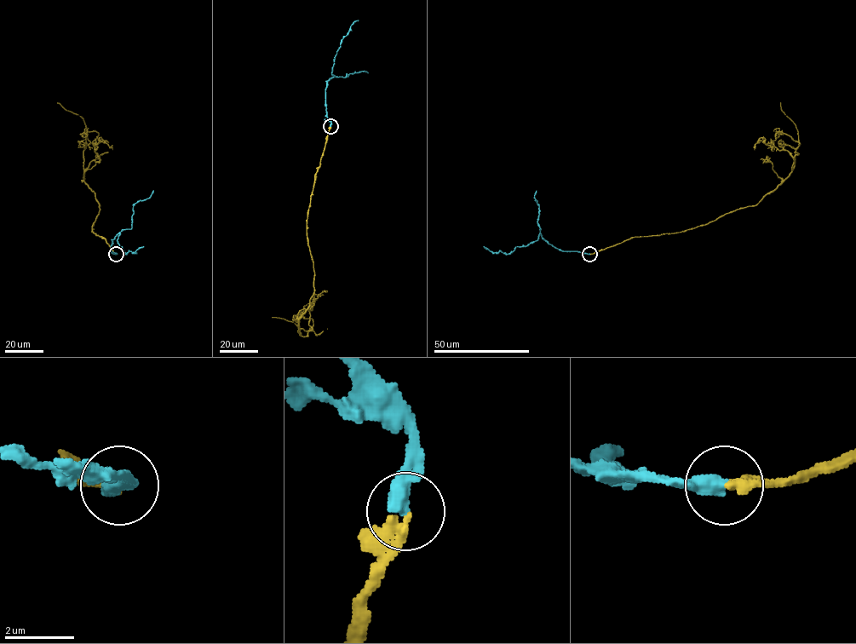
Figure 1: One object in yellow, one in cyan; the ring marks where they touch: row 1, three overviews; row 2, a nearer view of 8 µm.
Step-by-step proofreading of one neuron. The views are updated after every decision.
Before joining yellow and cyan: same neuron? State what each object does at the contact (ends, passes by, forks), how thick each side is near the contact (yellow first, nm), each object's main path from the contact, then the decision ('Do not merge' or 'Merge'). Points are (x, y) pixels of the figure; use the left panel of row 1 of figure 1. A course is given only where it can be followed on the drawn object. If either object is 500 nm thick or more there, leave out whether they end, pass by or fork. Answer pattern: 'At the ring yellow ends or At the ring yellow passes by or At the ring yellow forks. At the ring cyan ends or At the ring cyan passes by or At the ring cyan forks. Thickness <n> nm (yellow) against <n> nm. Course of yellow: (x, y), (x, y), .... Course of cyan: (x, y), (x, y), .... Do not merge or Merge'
At the ring yellow ends. At the ring cyan ends. Thickness 320 nm (yellow) against 480 nm. Course of yellow: (116, 254), (93, 232), (100, 204), (84, 181), (83, 150), (98, 136), (95, 131), (86, 134), (92, 148). Course of cyan: (116, 254), (112, 251), (112, 240), (119, 233), (117, 240), (126, 254), (144, 246). Merge

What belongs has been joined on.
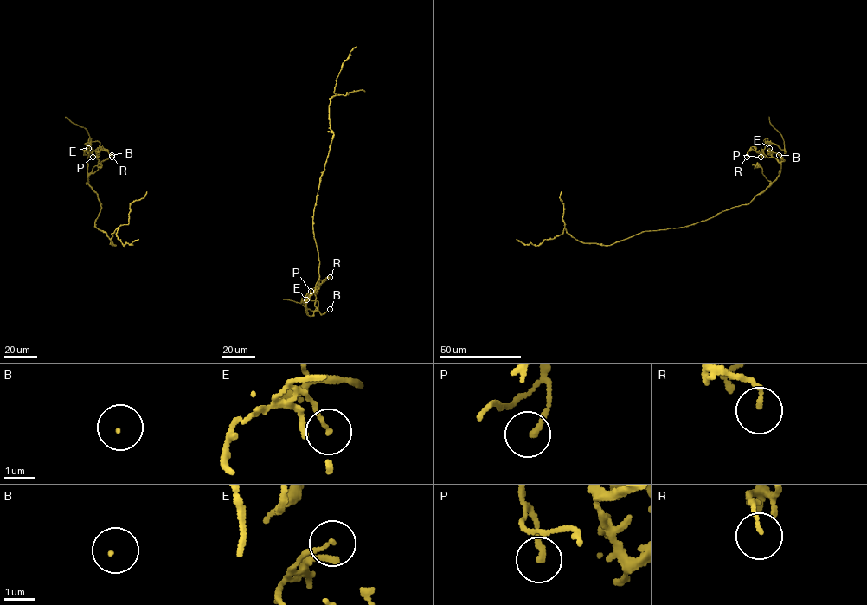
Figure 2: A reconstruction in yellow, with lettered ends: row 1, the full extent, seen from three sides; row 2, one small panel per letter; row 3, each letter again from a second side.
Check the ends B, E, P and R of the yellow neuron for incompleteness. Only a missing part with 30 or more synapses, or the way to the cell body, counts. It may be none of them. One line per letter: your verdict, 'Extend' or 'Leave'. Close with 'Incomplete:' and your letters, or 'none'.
B: Leave
E: Leave
P: Leave
R: Leave
Incomplete: none

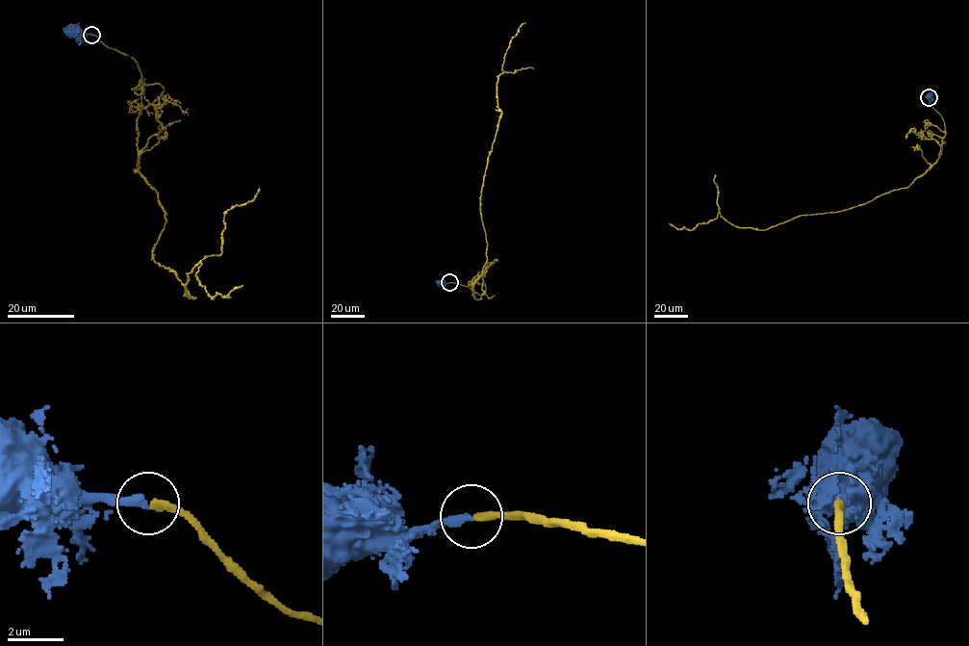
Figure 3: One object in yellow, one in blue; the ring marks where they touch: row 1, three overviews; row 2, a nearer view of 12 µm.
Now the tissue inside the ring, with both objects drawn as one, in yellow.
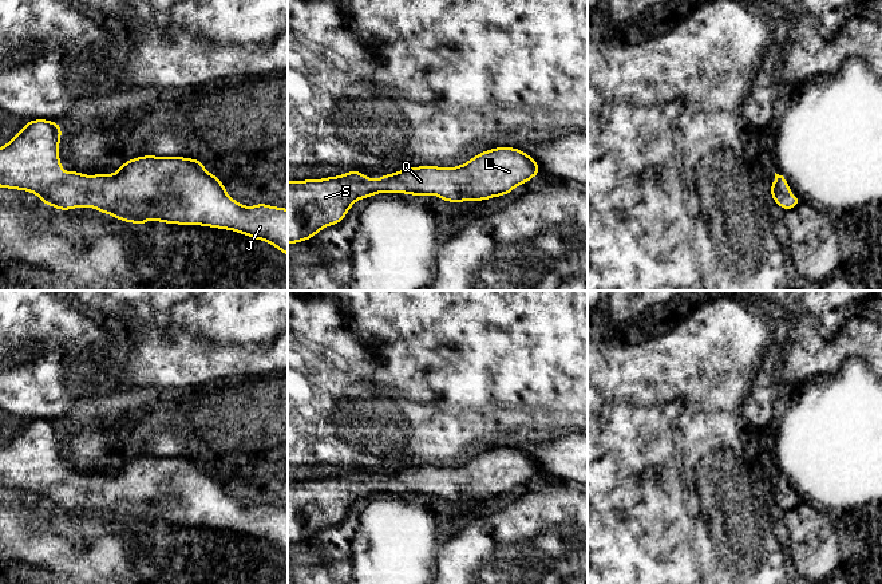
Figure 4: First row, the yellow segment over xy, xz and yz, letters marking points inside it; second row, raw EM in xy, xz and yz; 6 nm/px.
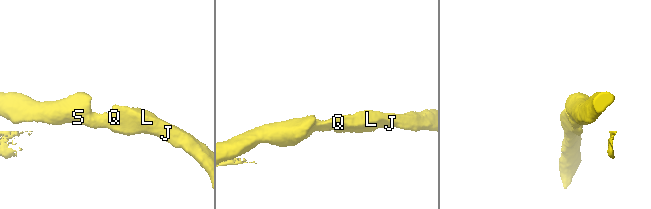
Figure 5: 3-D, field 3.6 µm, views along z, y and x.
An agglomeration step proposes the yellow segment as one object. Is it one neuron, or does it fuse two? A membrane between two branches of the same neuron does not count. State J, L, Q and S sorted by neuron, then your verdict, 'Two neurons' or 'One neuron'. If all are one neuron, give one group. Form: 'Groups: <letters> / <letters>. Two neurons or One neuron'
Groups: J L Q S. One neuron

